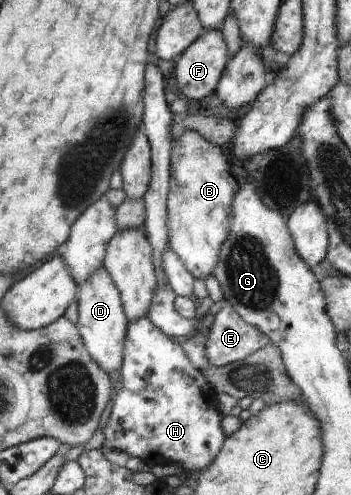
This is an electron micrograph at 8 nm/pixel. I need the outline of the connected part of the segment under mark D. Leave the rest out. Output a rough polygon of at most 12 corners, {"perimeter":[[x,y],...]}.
{"perimeter":[[103,265],[79,285],[77,325],[102,370],[124,365],[129,322]]}

